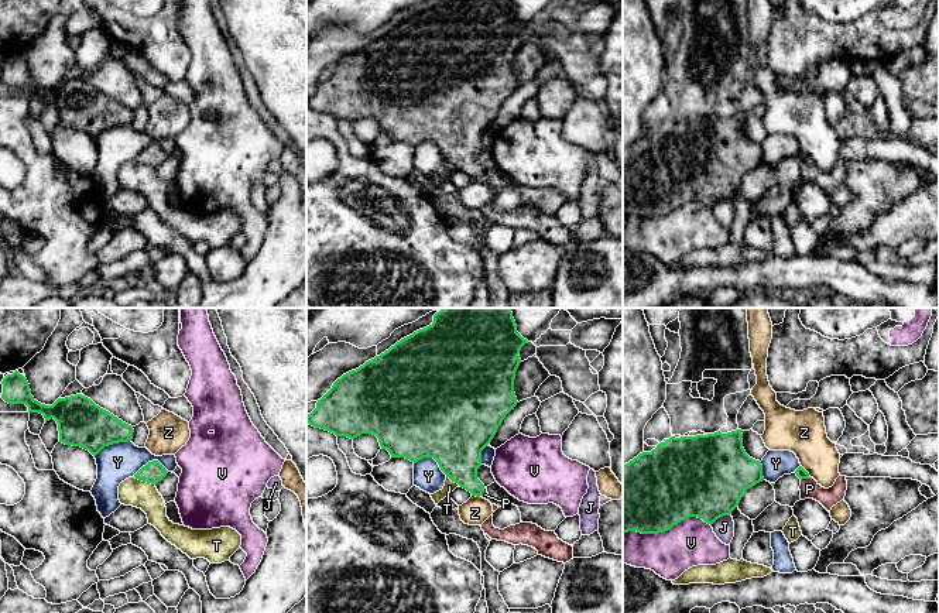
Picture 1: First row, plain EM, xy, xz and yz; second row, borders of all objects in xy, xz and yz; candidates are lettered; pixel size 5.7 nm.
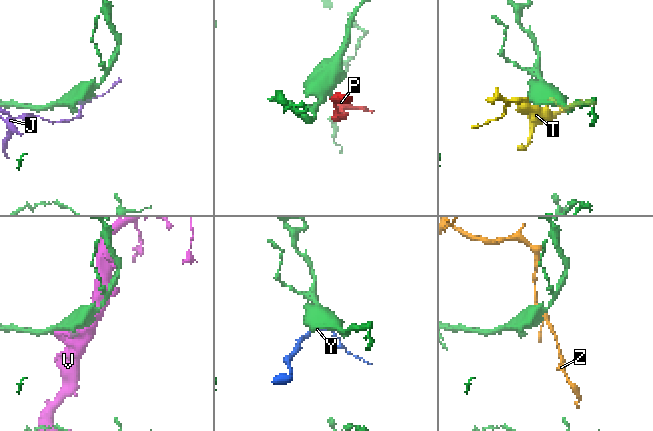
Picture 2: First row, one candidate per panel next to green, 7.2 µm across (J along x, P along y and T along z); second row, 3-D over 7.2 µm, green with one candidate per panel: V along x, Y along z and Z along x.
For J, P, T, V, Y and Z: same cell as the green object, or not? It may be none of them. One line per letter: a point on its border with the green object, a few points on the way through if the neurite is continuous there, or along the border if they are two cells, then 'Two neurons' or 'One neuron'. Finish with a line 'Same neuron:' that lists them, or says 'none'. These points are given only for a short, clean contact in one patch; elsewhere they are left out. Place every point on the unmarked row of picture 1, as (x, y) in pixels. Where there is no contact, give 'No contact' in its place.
J: Touches green at yz (719, 201). Boundary: yz (729, 198), (718, 201), (710, 208). Two neurons
P: Touches green at yz (805, 161). Path across: yz (801, 156), (805, 161), (809, 173). One neuron
T: Touches green at xy (144, 164). Two neurons
V: Touches green at yz (667, 213). Two neurons
Y: Touches green at xz (432, 140). Two neurons
Z: Touches green at yz (805, 154). Two neurons
Same neuron: P

